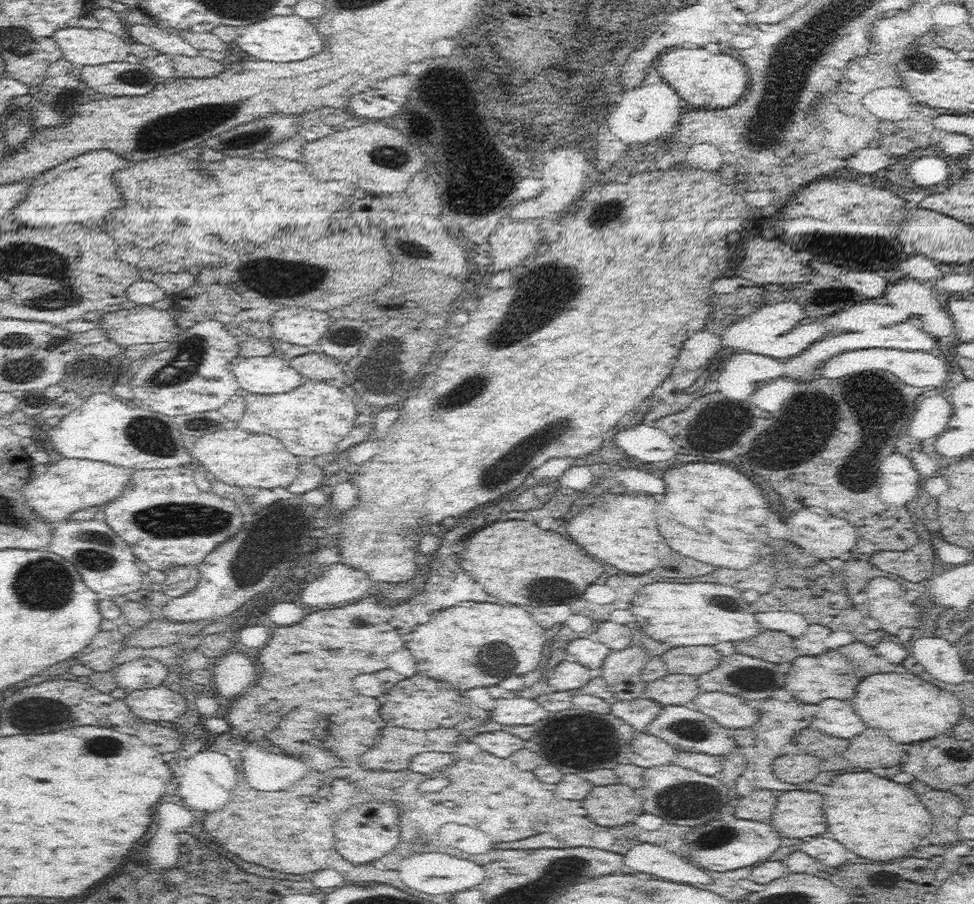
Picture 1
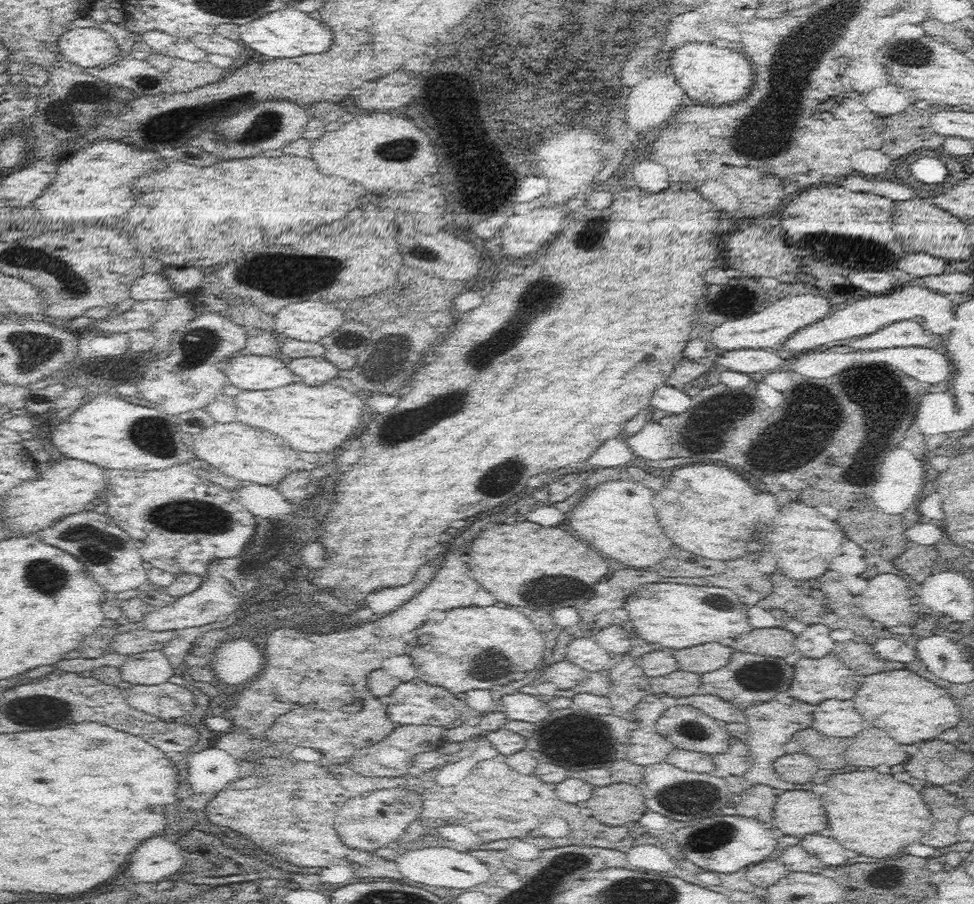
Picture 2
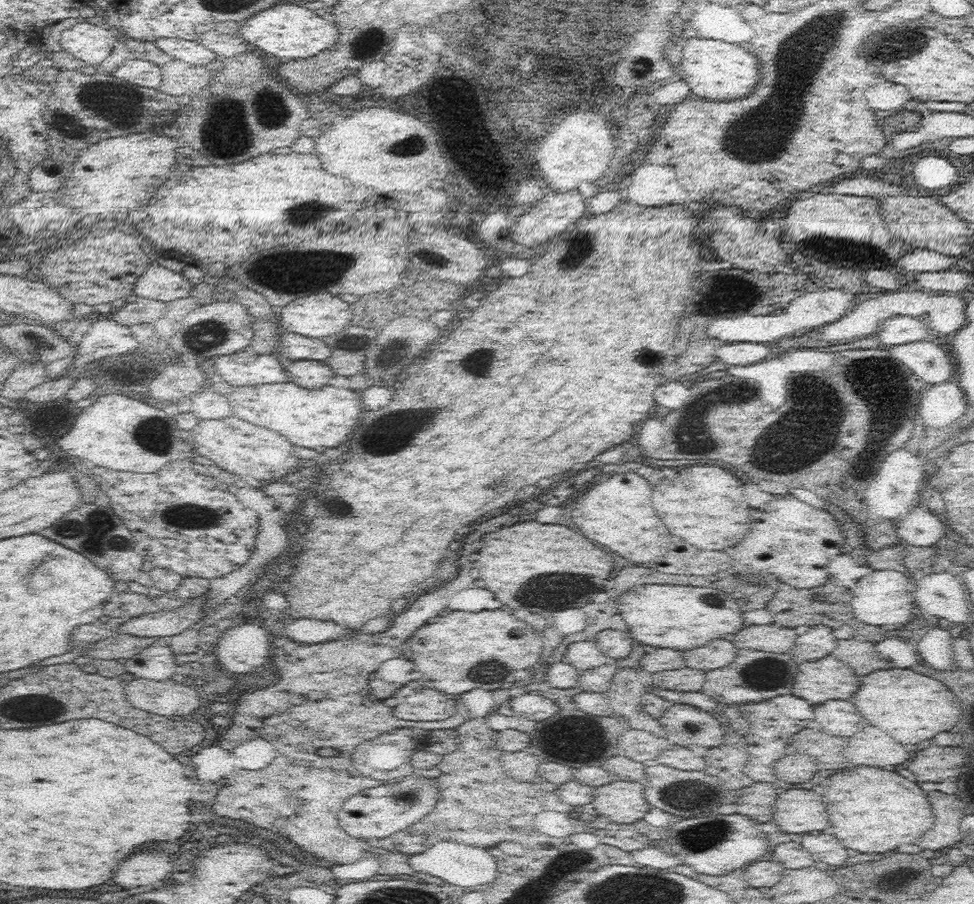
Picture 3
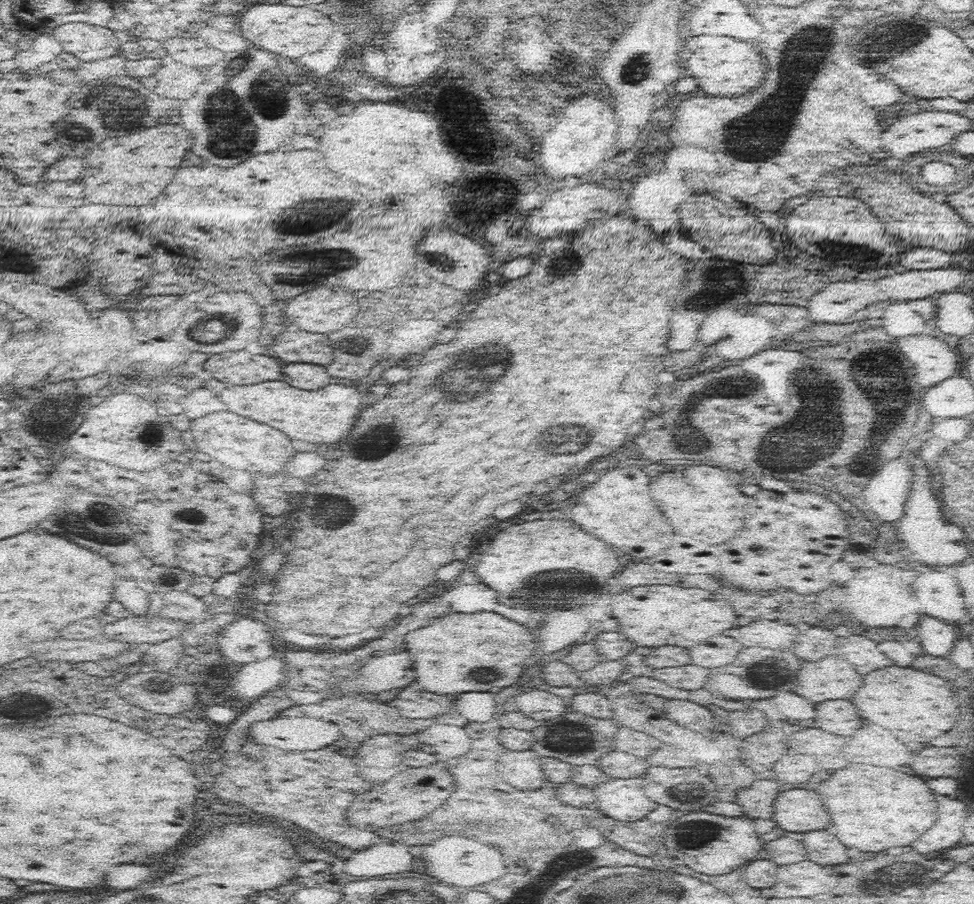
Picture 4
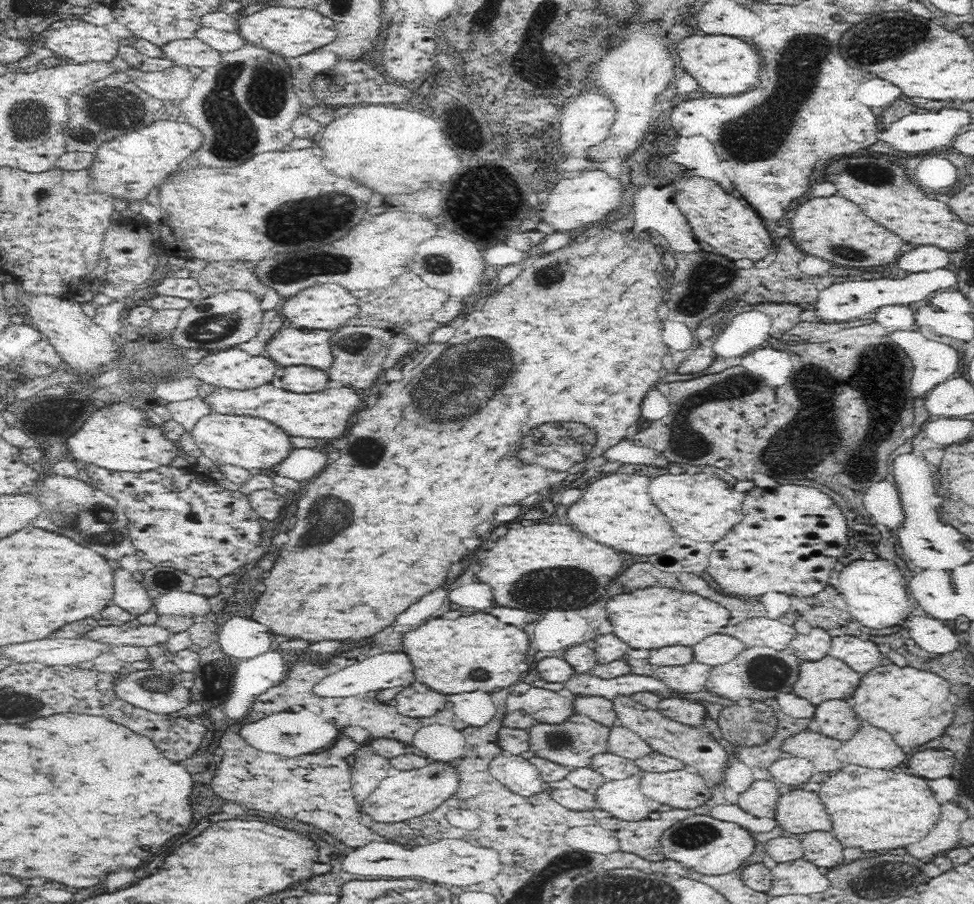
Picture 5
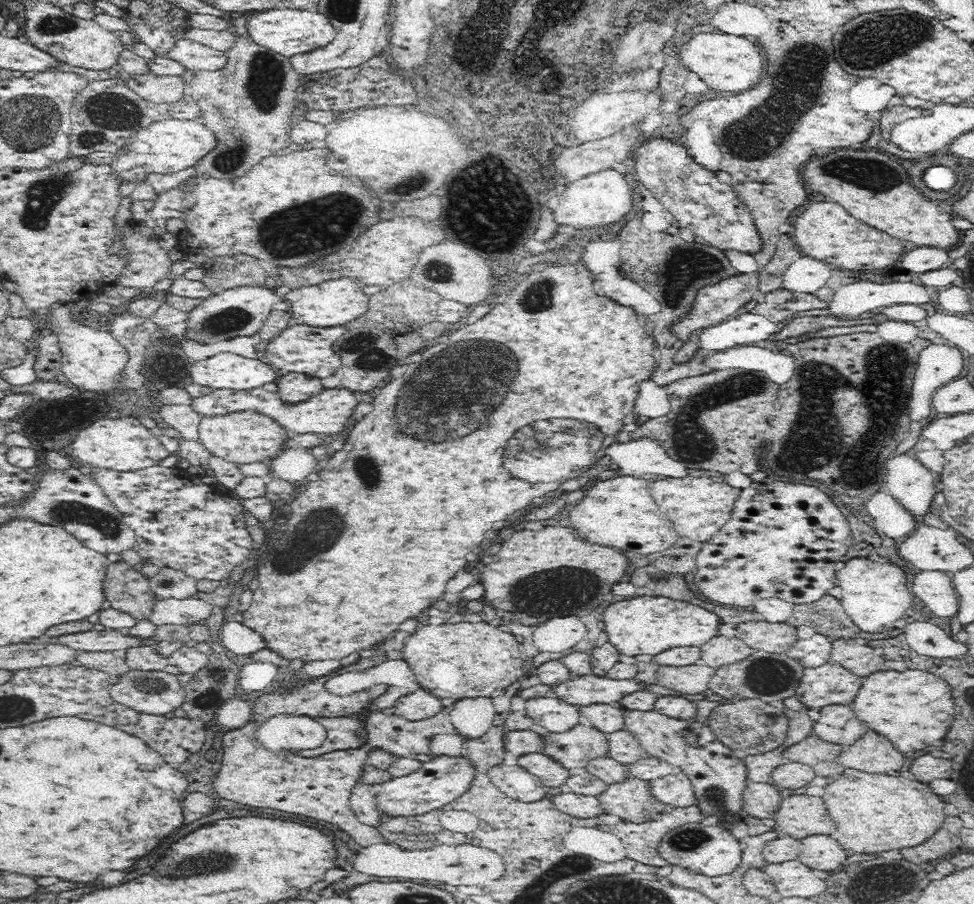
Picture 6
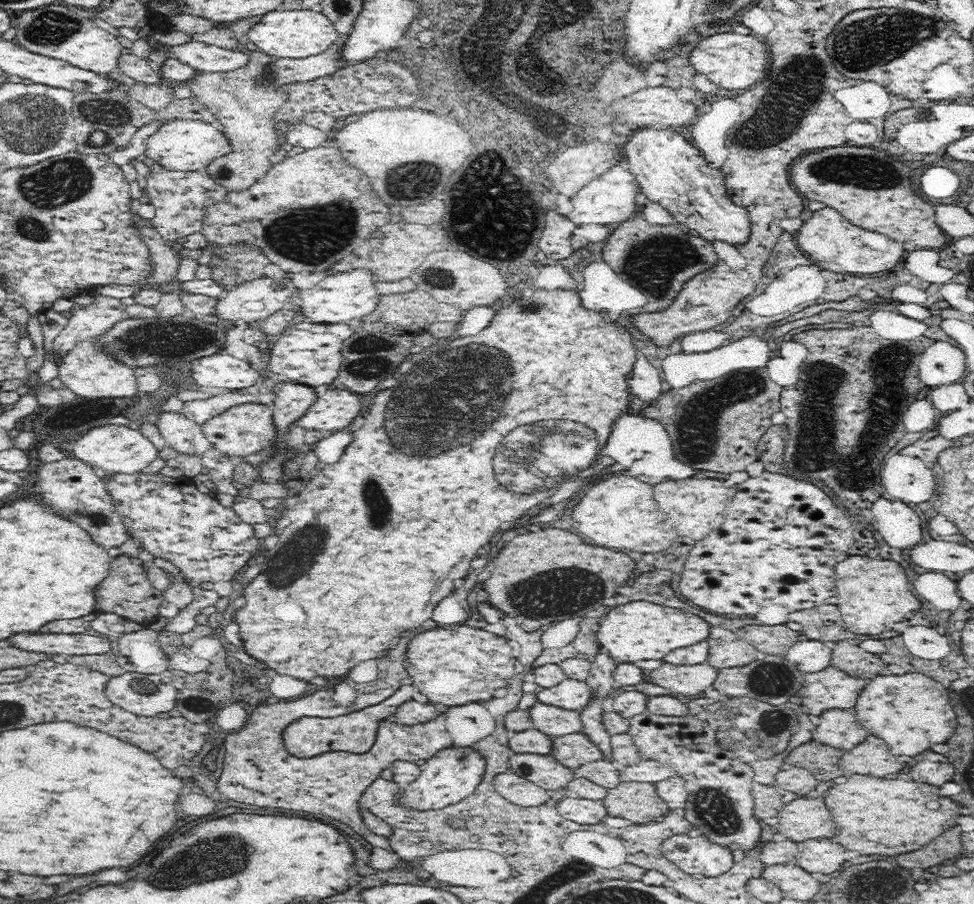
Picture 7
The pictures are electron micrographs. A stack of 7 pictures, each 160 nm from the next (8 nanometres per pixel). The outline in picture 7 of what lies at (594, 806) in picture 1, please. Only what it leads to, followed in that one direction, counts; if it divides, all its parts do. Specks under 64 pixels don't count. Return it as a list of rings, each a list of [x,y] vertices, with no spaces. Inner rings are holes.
[[[620,782],[604,797],[603,806],[610,816],[620,816],[634,824],[661,819],[669,810],[651,782]]]

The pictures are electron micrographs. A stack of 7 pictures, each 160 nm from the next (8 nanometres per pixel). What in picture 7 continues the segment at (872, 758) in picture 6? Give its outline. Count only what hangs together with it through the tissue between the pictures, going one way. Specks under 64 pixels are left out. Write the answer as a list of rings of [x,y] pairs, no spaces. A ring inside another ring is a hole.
[[[868,736],[862,744],[846,751],[841,758],[841,772],[846,774],[884,776],[902,768],[902,762],[890,754],[886,742],[876,736]]]

